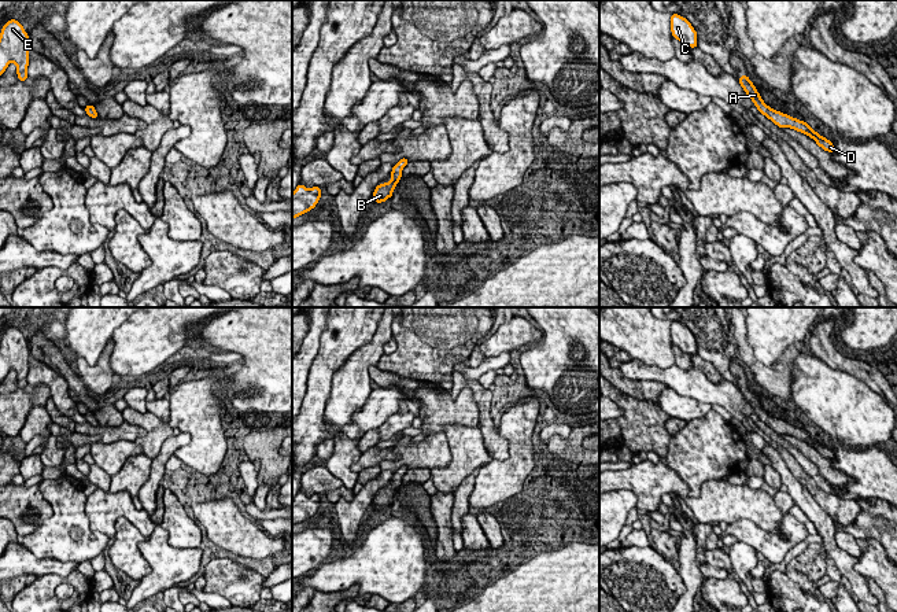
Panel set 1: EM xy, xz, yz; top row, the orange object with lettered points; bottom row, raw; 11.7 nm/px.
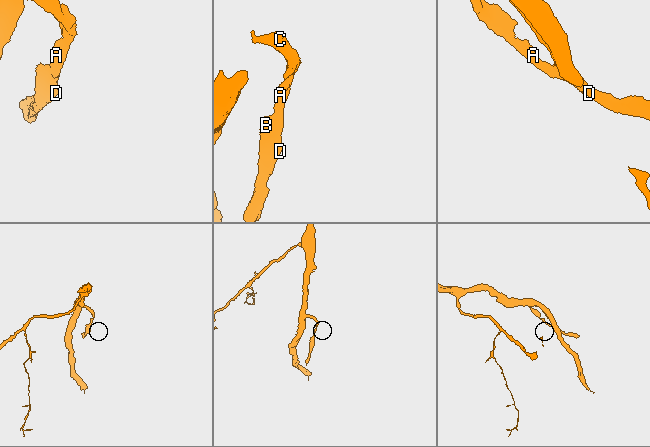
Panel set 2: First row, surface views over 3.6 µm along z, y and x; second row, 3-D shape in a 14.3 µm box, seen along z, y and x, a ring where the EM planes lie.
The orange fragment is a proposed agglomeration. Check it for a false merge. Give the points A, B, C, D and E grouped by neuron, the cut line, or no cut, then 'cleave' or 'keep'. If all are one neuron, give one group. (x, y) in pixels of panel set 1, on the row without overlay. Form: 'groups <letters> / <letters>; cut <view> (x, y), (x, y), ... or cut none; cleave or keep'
groups A B C D E; cut none; keep

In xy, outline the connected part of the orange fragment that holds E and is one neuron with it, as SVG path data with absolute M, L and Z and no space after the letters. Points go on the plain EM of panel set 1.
M11 327L0 340L0 383L11 369L16 372L18 387L27 387L30 347L23 333Z

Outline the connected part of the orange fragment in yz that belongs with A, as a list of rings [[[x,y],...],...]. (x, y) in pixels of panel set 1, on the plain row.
[[[742,383],[739,387],[739,391],[742,392],[746,402],[753,408],[754,413],[758,416],[758,419],[769,425],[774,431],[776,431],[779,435],[791,435],[797,439],[805,440],[809,445],[812,445],[819,454],[822,454],[824,458],[834,460],[834,453],[831,449],[828,449],[826,445],[822,445],[819,440],[816,440],[809,431],[802,429],[800,427],[796,427],[787,421],[779,420],[771,414],[768,414],[757,397],[754,395],[753,390],[749,387],[748,383]]]

